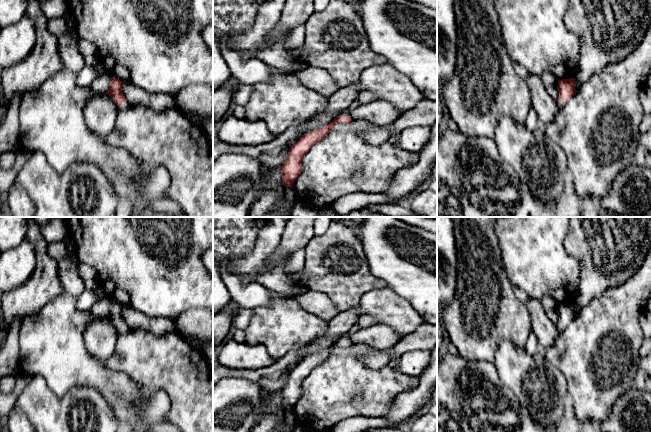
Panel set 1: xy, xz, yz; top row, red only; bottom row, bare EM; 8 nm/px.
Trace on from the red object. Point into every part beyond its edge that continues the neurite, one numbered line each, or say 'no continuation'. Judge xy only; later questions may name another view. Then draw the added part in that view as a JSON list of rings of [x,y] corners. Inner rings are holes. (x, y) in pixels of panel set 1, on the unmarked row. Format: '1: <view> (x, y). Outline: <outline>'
1: xy (123, 330). Outline: [[[126,325],[126,326],[122,326],[120,329],[118,329],[118,333],[121,335],[125,335],[128,334],[130,332],[130,328]]]

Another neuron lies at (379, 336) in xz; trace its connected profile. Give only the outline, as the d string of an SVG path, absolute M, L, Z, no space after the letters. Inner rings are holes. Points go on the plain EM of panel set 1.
M374 324L349 335L352 344L366 344L376 350L392 348L398 341L396 332L385 324Z

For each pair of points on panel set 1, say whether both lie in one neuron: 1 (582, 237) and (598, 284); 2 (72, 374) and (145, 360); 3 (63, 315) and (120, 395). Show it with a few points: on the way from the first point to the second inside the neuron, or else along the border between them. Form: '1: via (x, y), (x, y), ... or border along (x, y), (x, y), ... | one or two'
1: via (590, 249), (592, 267), (597, 272) | one
2: border along (102, 361), (106, 367), (122, 371), (127, 375) | two
3: via (63, 335), (63, 340), (100, 377) | one

